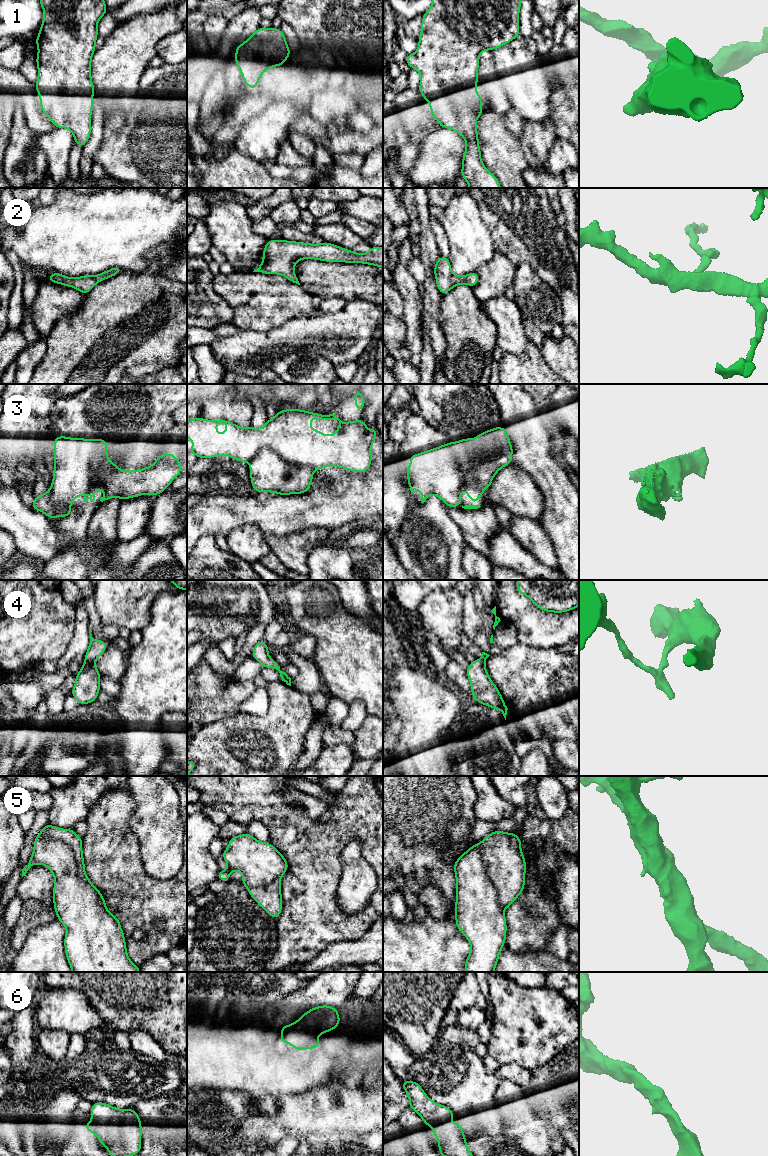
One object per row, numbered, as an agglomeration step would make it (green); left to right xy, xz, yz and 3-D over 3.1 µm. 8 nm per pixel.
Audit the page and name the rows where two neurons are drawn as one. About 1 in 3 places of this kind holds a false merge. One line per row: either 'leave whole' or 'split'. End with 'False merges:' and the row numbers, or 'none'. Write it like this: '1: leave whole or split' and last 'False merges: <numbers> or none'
1: leave whole
2: leave whole
3: split
4: split
5: split
6: leave whole
False merges: 3, 4, 5

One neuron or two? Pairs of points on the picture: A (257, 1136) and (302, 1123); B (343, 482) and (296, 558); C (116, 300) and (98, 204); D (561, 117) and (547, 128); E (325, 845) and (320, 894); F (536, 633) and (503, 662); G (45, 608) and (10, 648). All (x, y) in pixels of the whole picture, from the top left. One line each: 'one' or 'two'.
A: one
B: two
C: two
D: two
E: one
F: two
G: one

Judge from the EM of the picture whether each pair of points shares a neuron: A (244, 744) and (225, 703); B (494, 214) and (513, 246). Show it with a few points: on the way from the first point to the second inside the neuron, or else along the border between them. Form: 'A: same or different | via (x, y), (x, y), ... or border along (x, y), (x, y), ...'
A: different | border along (242, 712), (208, 723)
B: same | via (502, 222), (513, 233), (513, 238)

